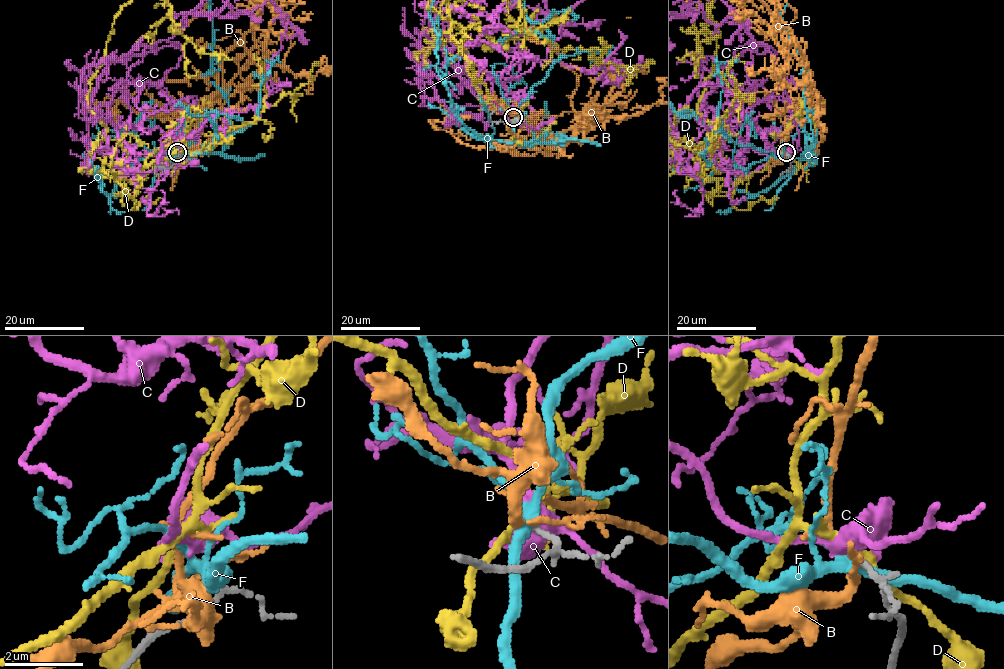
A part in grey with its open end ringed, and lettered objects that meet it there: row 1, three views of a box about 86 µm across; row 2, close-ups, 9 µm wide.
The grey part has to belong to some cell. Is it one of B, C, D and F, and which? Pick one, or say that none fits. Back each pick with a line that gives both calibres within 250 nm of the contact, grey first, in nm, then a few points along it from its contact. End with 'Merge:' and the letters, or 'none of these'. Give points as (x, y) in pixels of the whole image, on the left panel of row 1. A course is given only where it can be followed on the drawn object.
Merge: none of these

